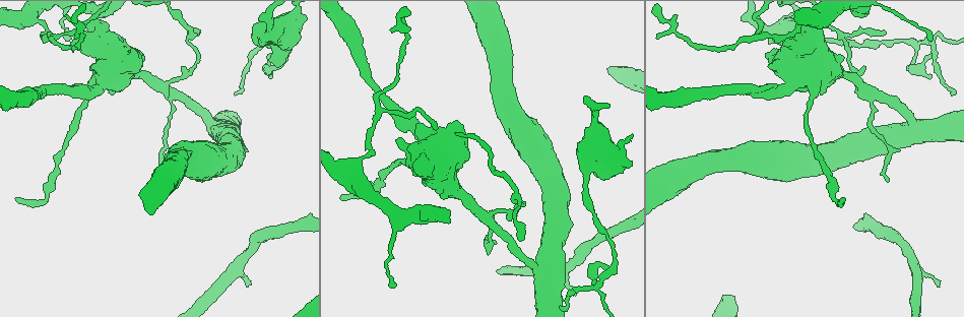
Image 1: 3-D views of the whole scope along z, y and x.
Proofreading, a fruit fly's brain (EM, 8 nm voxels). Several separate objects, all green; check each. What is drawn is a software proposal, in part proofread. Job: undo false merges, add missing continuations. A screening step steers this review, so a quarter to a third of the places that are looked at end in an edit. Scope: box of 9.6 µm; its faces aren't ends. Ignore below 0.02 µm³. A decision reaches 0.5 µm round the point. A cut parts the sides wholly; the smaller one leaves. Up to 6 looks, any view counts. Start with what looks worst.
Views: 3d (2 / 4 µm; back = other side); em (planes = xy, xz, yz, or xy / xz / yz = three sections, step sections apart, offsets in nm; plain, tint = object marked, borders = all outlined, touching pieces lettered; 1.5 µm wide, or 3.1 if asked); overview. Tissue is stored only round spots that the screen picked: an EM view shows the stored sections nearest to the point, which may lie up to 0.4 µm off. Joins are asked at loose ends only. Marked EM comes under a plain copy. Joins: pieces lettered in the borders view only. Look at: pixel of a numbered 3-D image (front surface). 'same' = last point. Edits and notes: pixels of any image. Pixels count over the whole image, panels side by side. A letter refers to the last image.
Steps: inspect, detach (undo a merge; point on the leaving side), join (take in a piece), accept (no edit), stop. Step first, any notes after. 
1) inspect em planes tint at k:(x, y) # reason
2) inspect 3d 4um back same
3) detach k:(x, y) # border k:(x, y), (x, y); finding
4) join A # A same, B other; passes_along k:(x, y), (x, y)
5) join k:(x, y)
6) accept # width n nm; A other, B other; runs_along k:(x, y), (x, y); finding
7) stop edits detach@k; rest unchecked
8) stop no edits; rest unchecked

inspect 3d 2um at 1:(888, 180) # branch stops here

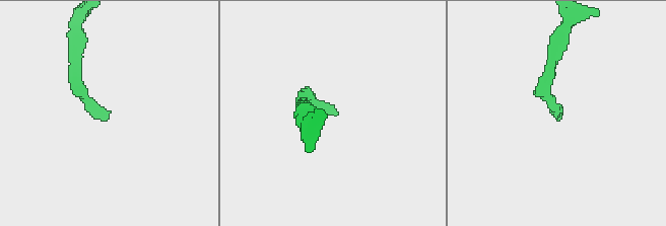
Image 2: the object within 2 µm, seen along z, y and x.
inspect em planes borders at 2:(107, 118)

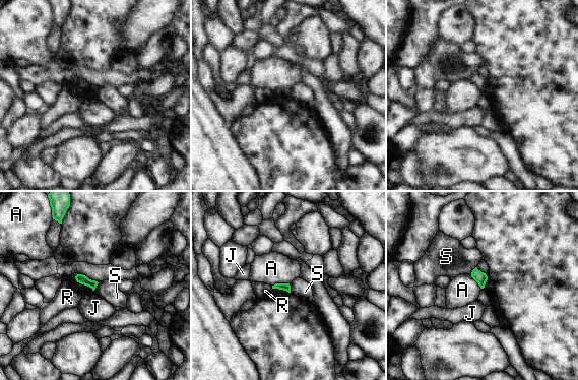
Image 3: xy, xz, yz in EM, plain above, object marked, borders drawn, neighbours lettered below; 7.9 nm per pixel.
accept # A other, J other, R other, S other; border 3:(476, 266), (470, 274); none of them fits

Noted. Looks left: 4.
inspect 3d 4um back at 1:(245, 285) # thin end

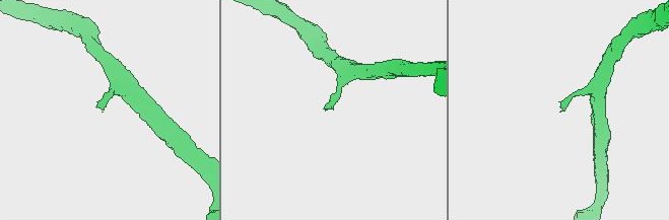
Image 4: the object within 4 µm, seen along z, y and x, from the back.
inspect em planes borders at 4:(561, 111)

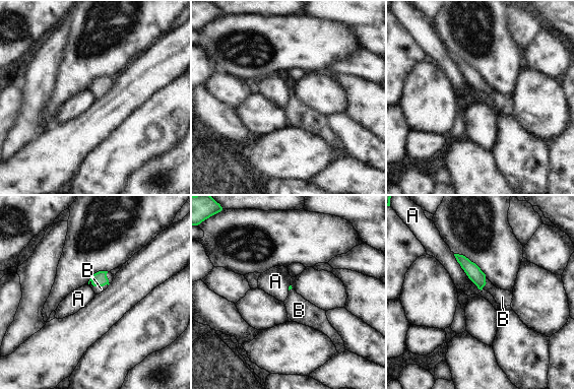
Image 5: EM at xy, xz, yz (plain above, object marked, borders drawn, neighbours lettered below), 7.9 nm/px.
join B # A other, B same; passes_along 5:(100, 278), (103, 285), (98, 289); it goes on there

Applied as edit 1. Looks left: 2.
stop edits join@5; rest unchecked

